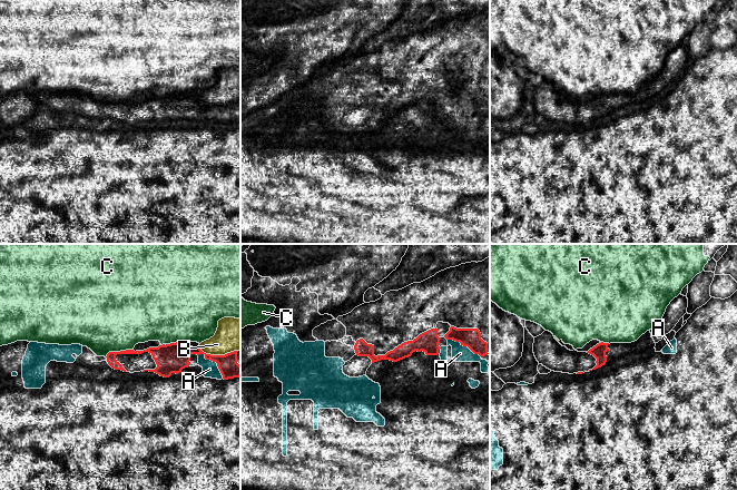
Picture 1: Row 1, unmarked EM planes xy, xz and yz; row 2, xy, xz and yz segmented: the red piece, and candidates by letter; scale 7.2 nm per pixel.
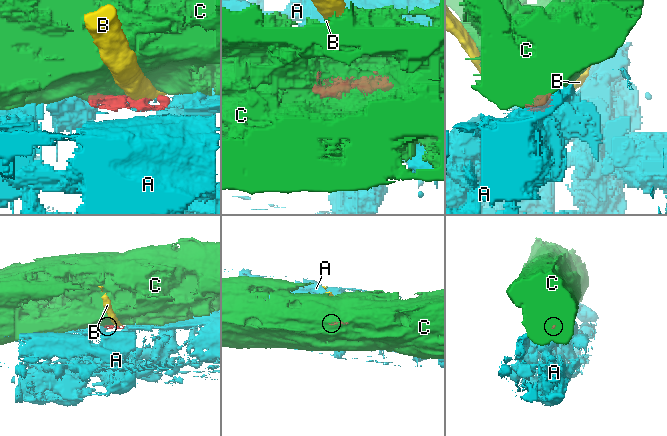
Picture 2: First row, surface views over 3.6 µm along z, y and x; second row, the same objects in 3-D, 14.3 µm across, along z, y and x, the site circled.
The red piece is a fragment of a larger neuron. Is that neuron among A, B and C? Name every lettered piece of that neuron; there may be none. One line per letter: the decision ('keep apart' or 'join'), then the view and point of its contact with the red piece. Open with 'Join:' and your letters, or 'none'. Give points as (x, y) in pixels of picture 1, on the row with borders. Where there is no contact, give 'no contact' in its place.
Join: none
A: keep apart; meets red in xy at (215, 361)
B: keep apart; meets red in xy at (218, 355)
C: keep apart; meets red in xy at (118, 352)

